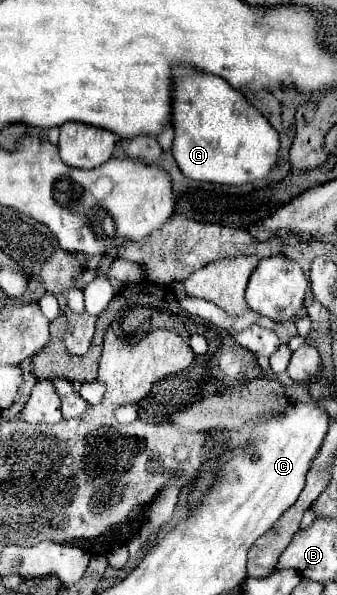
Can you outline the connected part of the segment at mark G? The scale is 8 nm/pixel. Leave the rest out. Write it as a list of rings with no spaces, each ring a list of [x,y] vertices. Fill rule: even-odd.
[[[180,66],[174,70],[174,146],[172,154],[178,162],[178,168],[184,176],[200,182],[216,182],[216,184],[248,184],[268,176],[278,158],[278,132],[270,126],[270,122],[252,108],[240,92],[236,92],[224,78],[198,72],[190,66]]]

